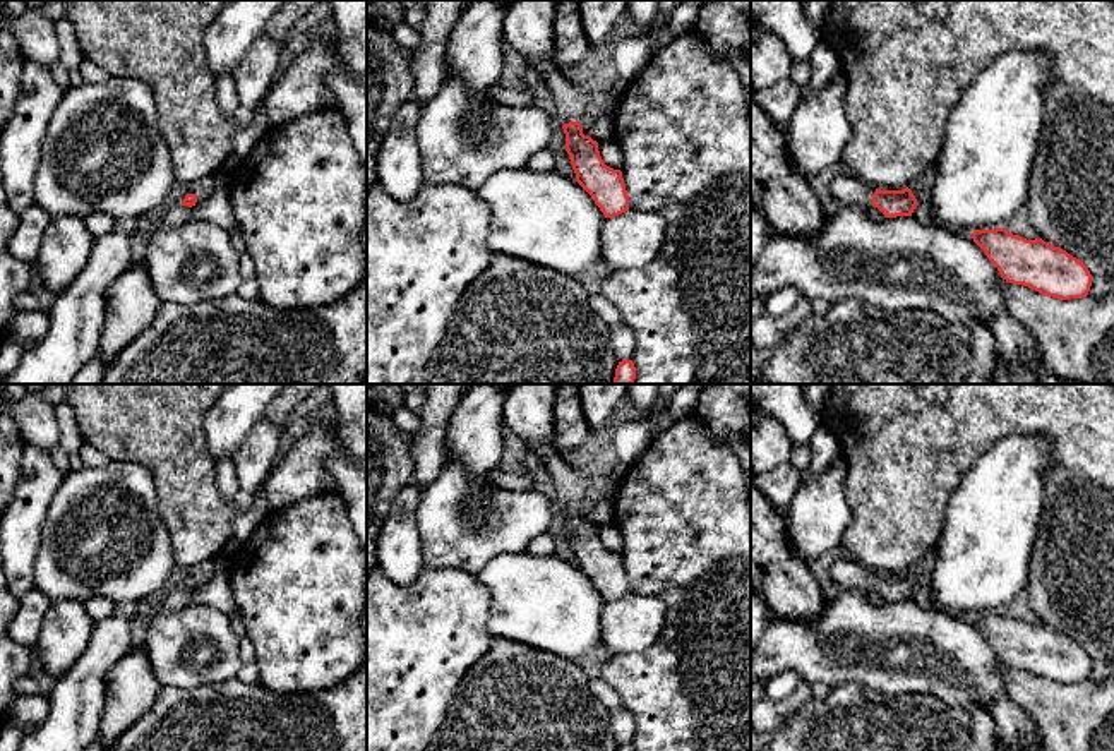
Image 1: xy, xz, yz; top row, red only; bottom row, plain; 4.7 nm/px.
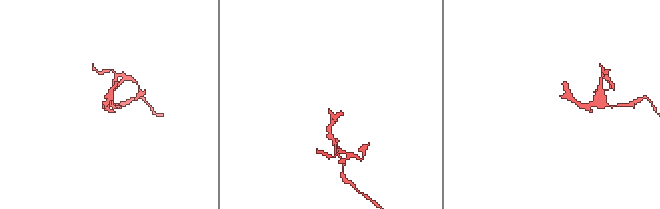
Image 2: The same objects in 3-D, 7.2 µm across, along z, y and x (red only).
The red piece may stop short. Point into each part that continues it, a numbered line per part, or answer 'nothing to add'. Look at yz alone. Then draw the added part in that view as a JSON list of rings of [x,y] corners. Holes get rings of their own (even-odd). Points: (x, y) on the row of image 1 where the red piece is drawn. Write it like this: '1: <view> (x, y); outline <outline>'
1: yz (847, 189); outline [[[841,170],[830,183],[830,190],[840,206],[855,206],[869,209],[872,206],[872,194],[876,187]]]

